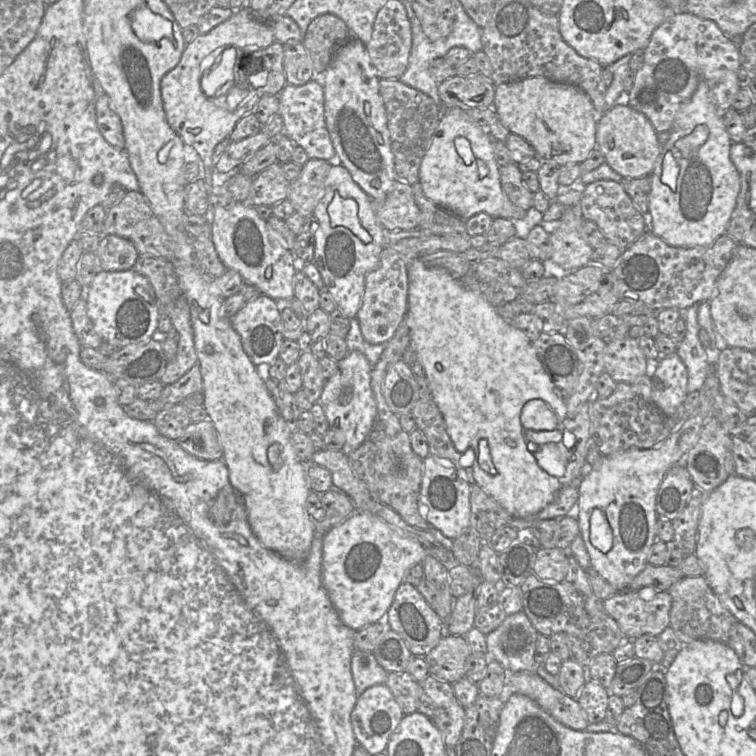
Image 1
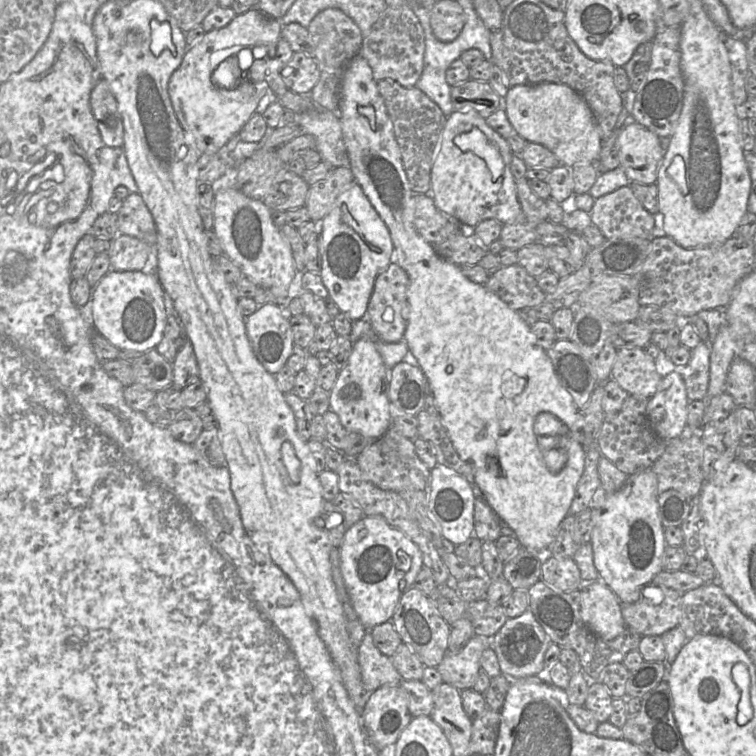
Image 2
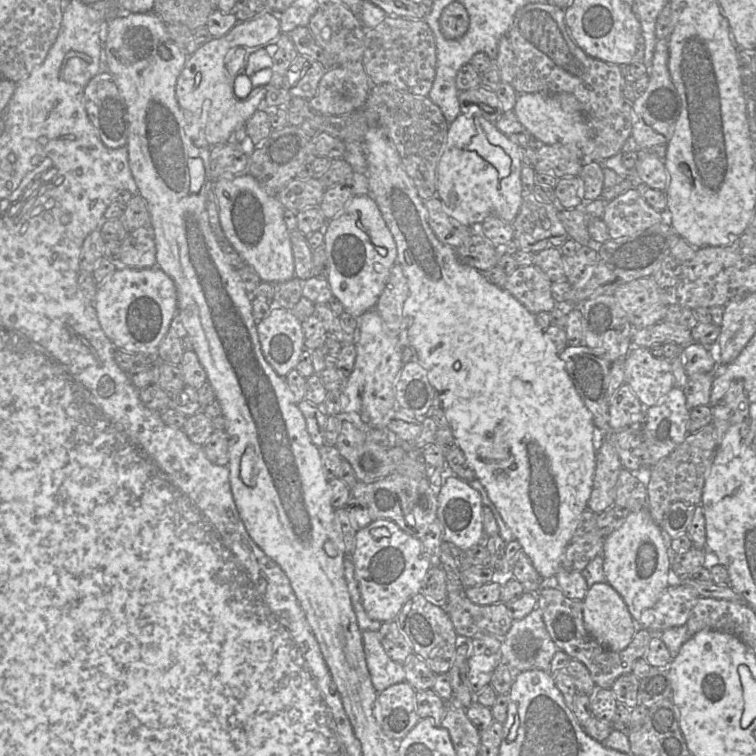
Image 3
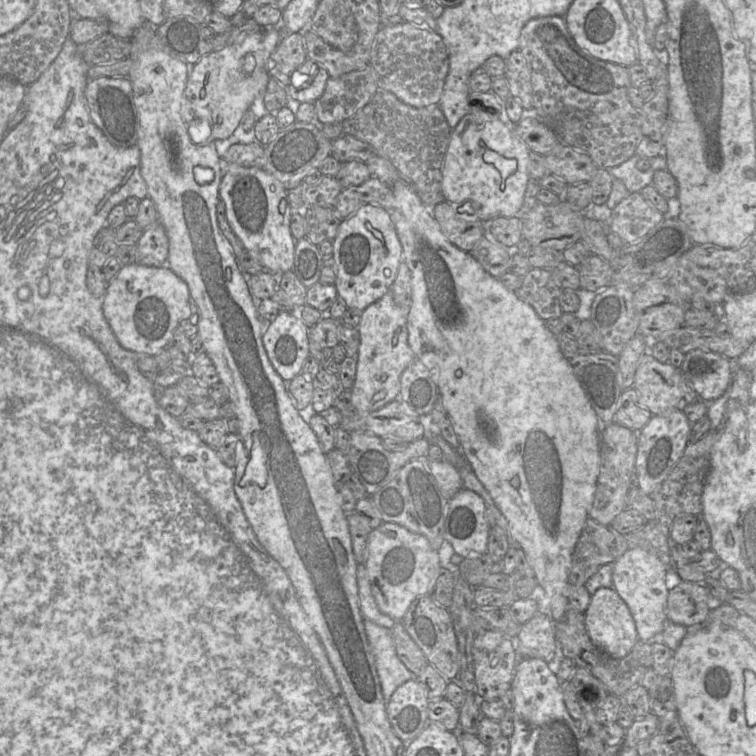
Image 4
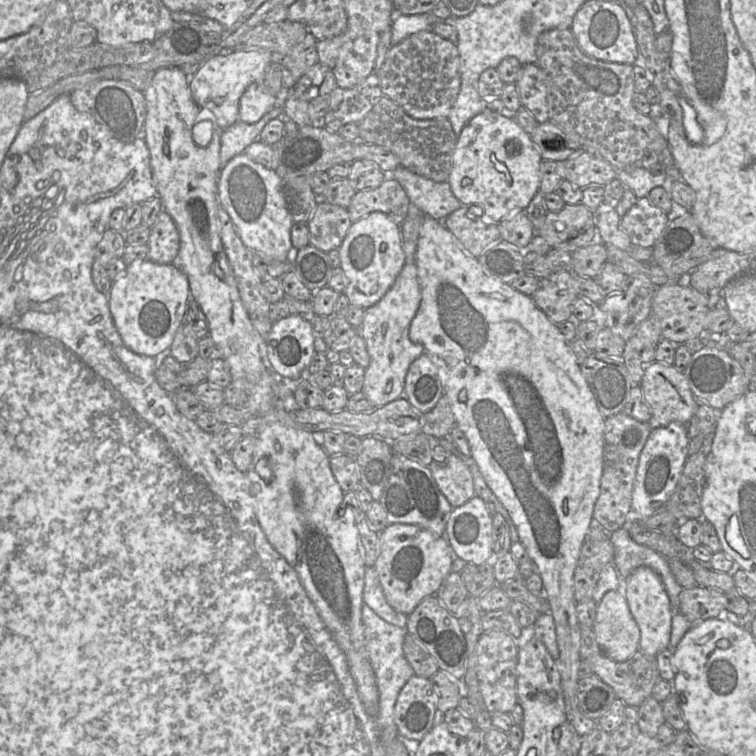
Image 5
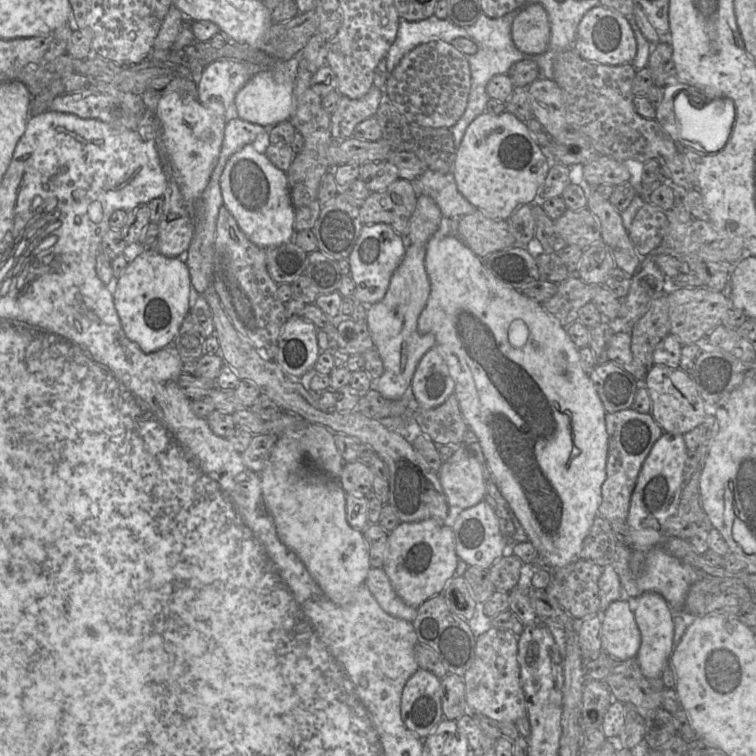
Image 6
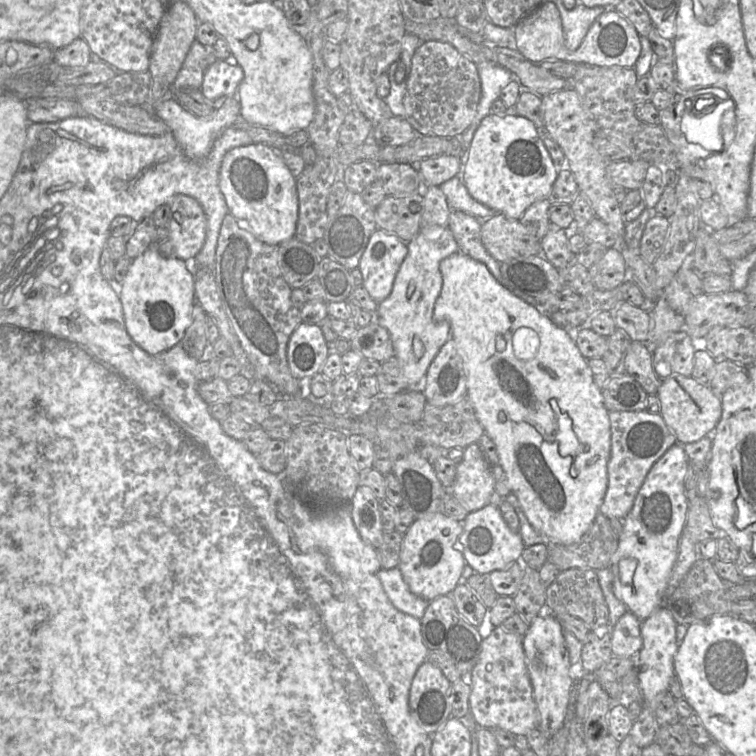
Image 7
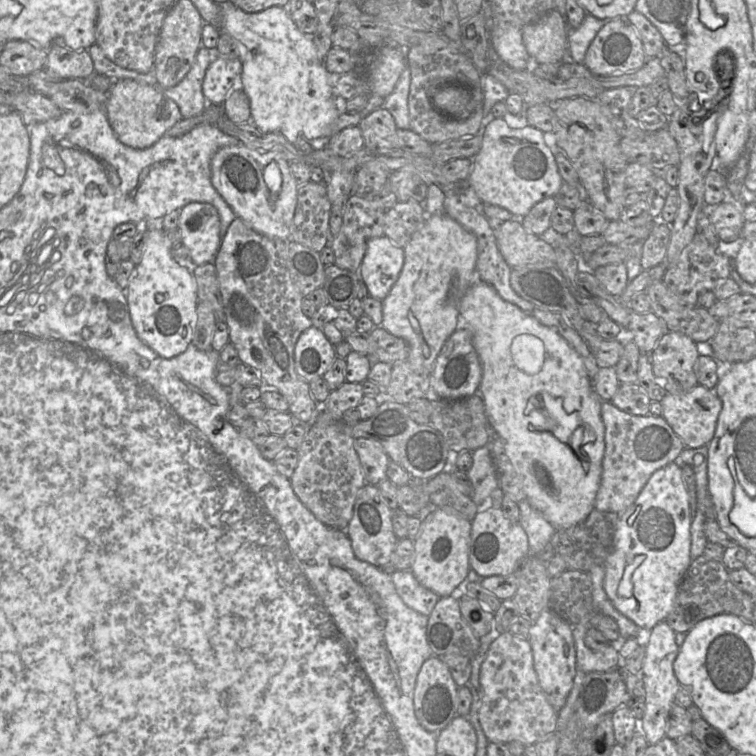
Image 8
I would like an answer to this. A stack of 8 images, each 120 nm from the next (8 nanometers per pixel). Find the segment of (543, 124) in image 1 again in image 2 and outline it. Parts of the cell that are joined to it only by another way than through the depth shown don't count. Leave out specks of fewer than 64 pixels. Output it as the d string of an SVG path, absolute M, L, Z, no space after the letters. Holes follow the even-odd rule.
M553 82L511 86L502 104L517 134L548 148L561 165L573 167L599 161L601 130L584 97L570 86Z

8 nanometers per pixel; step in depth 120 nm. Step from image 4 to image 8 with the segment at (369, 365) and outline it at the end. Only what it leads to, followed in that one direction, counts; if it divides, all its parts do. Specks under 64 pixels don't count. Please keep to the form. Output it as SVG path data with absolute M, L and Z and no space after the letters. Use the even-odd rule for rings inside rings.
M444 213L426 216L403 249L405 253L403 268L389 294L382 300L381 327L408 343L410 353L407 361L416 373L431 374L445 342L456 329L465 328L458 309L458 299L477 278L477 238Z

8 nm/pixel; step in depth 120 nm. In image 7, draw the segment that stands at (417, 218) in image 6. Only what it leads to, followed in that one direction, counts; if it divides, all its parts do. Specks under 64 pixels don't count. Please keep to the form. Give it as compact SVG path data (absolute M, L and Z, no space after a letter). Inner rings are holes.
M421 182L419 193L424 198L424 213L420 221L420 229L426 226L448 226L449 206L439 186L427 186Z

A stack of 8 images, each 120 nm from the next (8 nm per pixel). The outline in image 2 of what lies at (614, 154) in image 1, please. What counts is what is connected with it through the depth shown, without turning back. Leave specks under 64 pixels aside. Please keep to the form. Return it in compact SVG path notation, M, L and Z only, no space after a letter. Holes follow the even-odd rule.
M636 122L626 125L617 138L620 167L630 182L655 184L664 151L659 137Z

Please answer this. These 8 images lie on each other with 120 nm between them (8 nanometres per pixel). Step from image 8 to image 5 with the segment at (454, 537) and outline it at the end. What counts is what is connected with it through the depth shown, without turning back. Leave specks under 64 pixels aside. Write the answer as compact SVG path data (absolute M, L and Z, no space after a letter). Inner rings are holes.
M389 524L379 537L380 554L373 566L385 598L394 610L409 615L423 599L436 595L458 556L445 536L436 536L417 525Z

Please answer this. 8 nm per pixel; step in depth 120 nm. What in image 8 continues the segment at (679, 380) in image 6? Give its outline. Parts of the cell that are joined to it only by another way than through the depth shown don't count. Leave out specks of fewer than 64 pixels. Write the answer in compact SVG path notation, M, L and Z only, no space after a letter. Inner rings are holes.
M697 384L683 394L666 393L660 404L662 406L662 417L682 440L685 448L699 448L707 446L711 442L722 410L722 401L714 390L709 390L703 385Z

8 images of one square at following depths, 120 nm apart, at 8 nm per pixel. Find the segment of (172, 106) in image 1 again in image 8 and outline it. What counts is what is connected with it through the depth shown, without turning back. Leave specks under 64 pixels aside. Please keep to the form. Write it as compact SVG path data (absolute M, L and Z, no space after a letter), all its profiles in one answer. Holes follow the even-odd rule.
M216 48L209 49L211 63L206 71L202 91L209 104L222 105L225 98L232 91L235 77L242 72L242 63L237 58L224 58L217 54Z

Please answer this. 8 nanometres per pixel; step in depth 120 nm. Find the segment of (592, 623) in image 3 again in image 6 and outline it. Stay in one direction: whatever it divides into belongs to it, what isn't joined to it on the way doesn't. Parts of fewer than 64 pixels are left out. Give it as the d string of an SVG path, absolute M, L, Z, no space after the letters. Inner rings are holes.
M631 600L614 601L601 614L600 637L603 653L617 660L636 658L641 634Z

